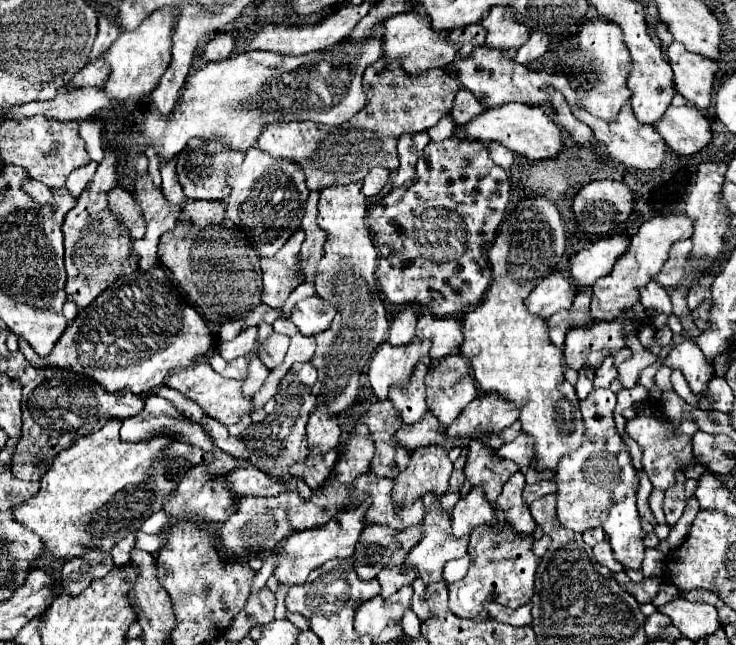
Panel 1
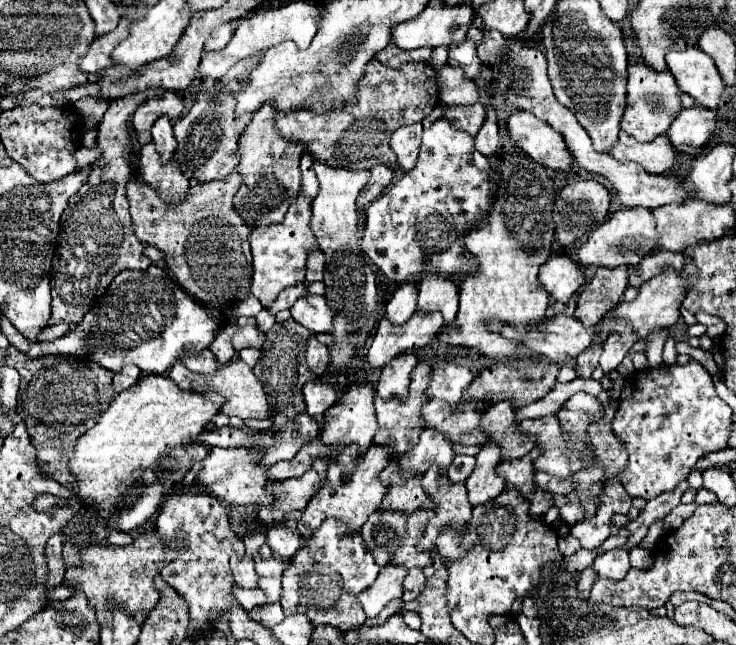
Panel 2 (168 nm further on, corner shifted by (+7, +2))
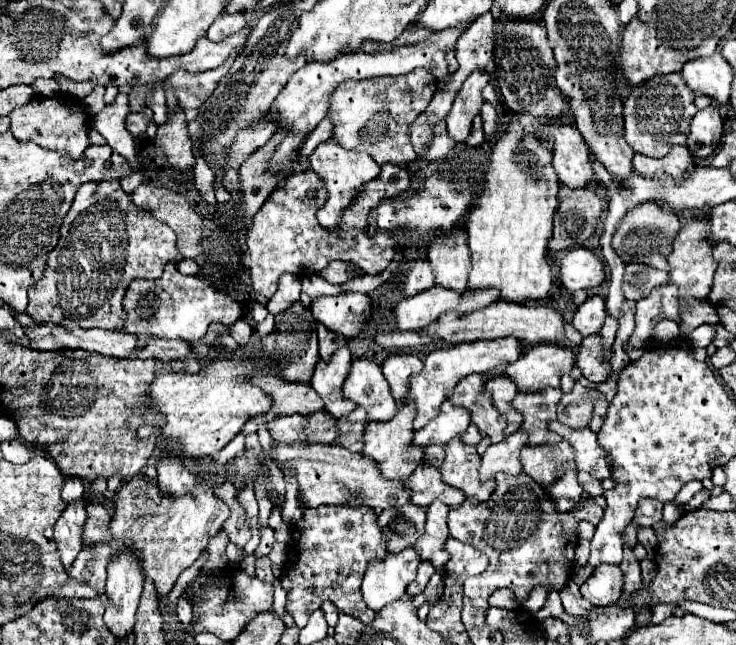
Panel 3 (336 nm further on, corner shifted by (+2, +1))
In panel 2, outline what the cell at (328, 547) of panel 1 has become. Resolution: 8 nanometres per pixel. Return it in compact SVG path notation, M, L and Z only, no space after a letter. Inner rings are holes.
M371 445L371 449L363 453L363 461L359 461L359 465L351 465L351 457L355 457L355 453L347 449L347 453L343 453L343 461L339 461L339 465L331 465L331 469L327 471L327 477L331 477L331 485L325 485L309 501L307 509L297 521L297 531L303 537L311 537L313 531L317 531L325 519L337 519L345 523L347 533L359 533L367 517L379 509L379 501L383 499L385 493L385 485L379 481L379 473L387 467L387 449Z

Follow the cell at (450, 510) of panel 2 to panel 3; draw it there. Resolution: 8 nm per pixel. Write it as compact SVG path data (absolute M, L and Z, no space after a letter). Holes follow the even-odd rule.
M454 438L446 446L446 460L440 468L442 480L450 486L462 488L468 498L476 498L478 502L488 500L496 490L496 480L482 482L480 480L480 456L474 446L464 444L460 438Z

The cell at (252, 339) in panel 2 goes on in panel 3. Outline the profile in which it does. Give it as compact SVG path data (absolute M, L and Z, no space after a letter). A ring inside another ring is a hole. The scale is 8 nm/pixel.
M238 318L238 320L234 322L234 326L228 328L228 330L230 330L232 338L234 338L240 346L248 344L248 340L250 340L250 336L252 336L252 326L246 322L246 318Z

